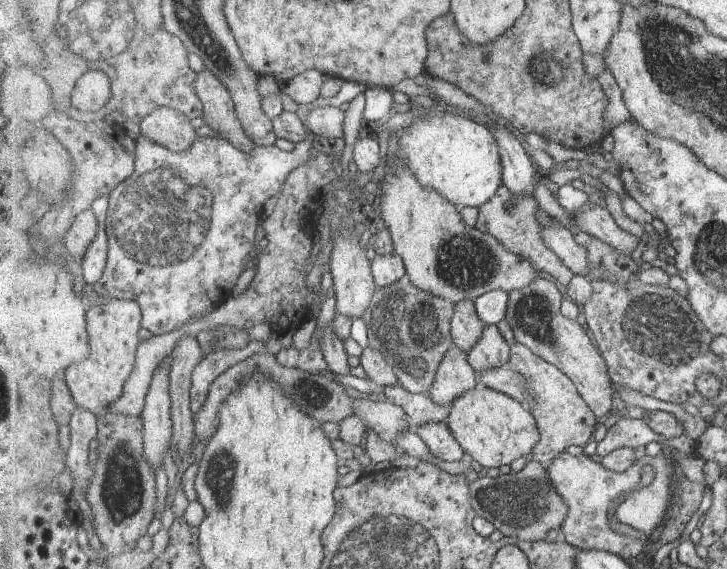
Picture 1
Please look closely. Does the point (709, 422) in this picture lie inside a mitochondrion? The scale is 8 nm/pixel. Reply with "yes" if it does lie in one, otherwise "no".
no

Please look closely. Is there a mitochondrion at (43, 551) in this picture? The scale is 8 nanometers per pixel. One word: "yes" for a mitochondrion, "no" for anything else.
no

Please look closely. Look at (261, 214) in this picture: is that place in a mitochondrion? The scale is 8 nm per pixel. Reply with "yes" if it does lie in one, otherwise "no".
no

